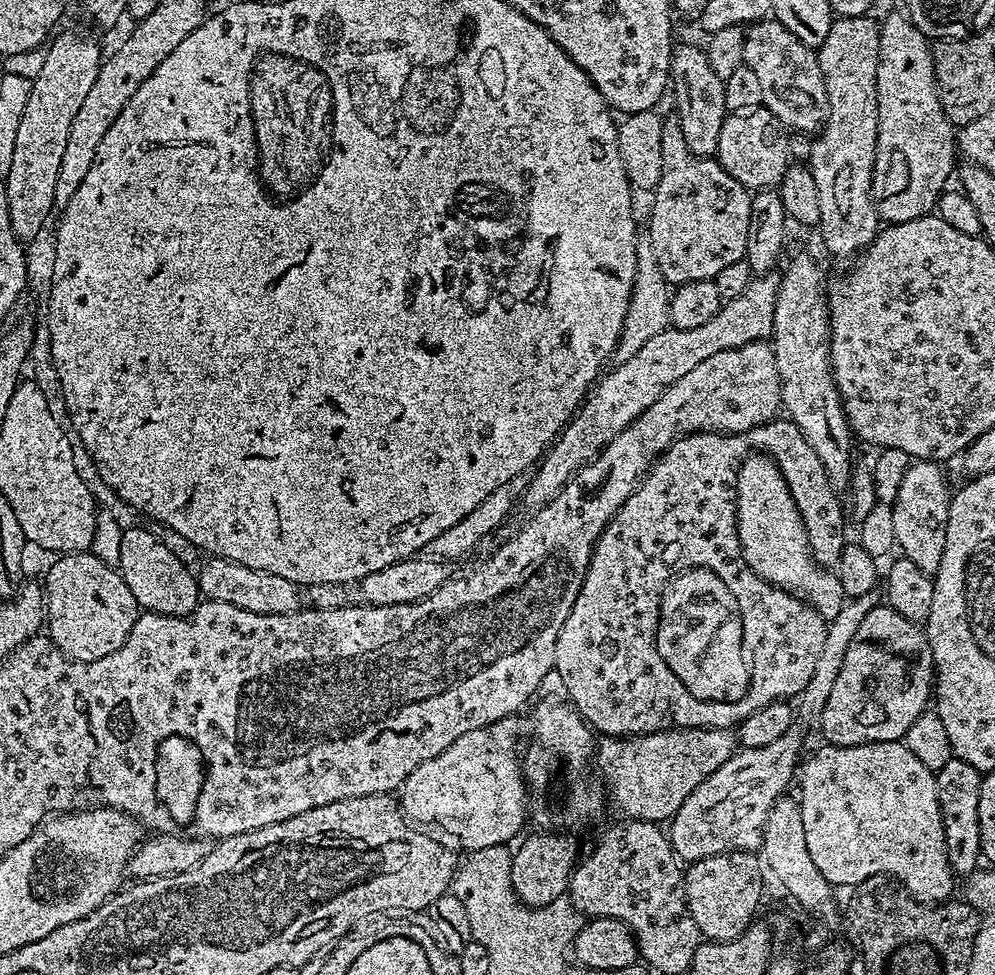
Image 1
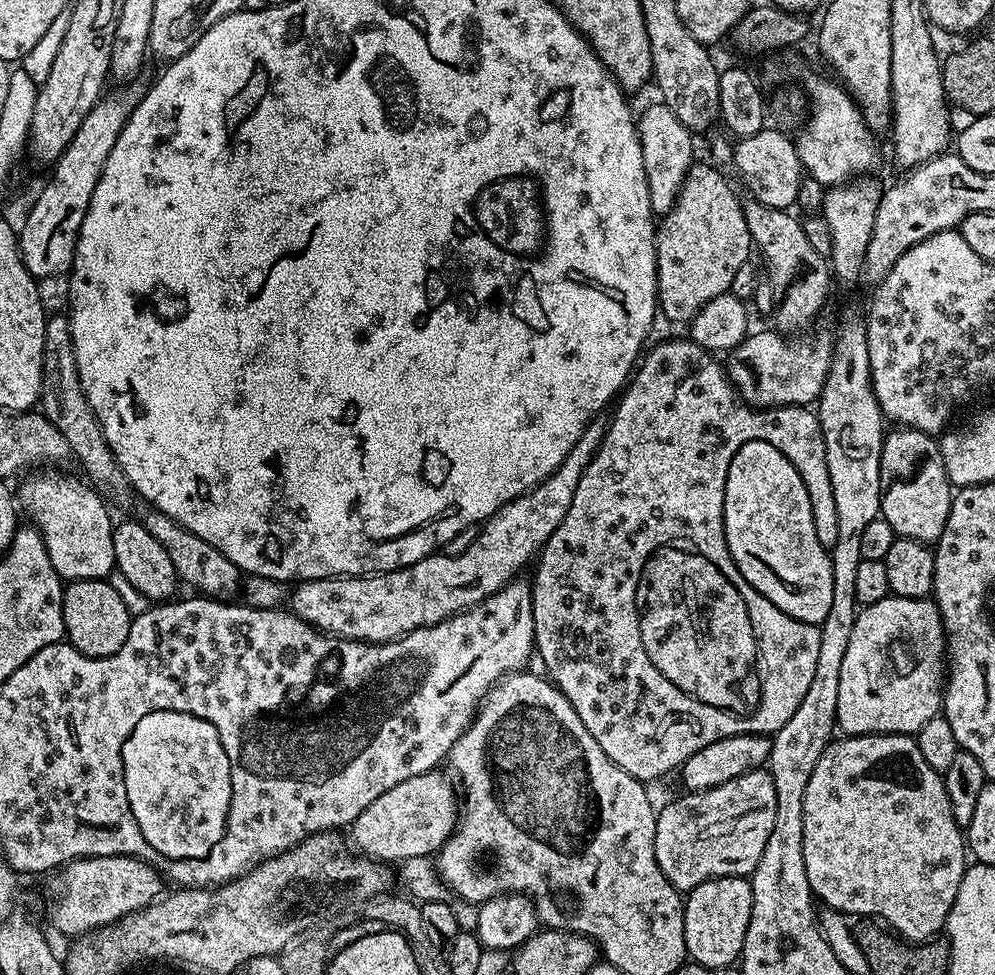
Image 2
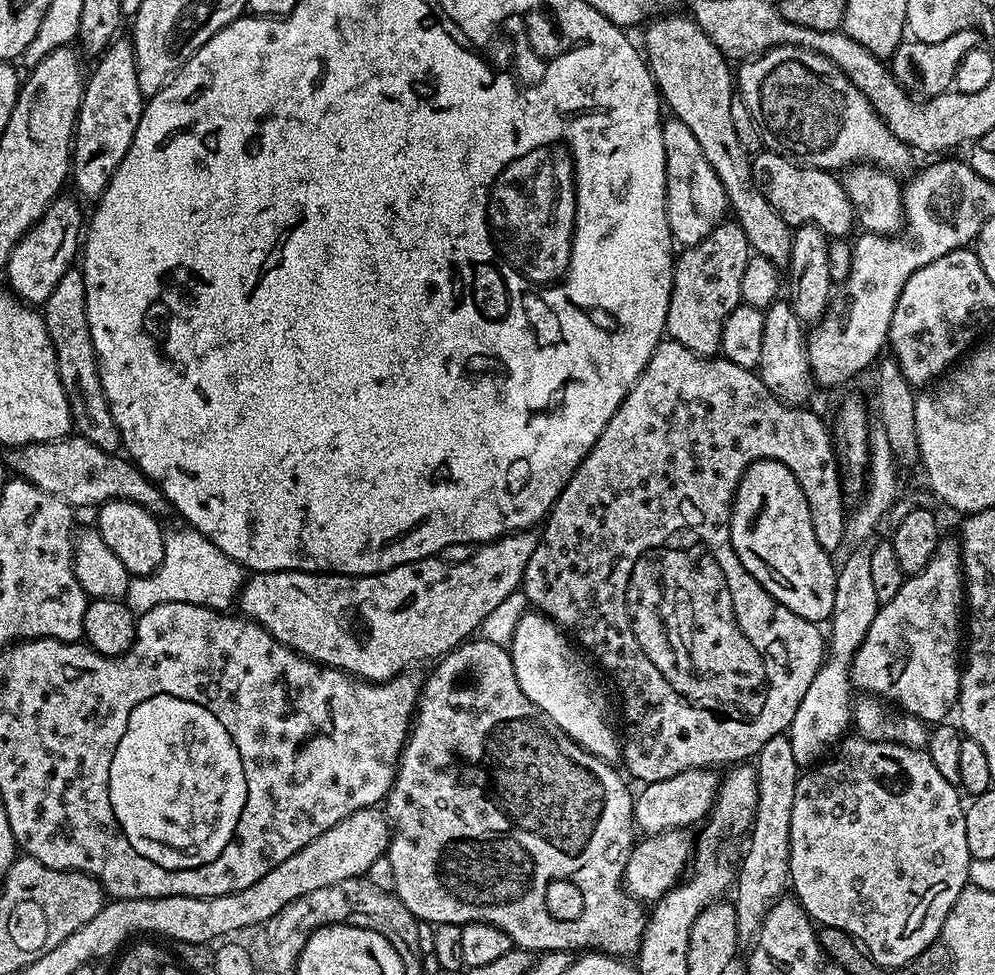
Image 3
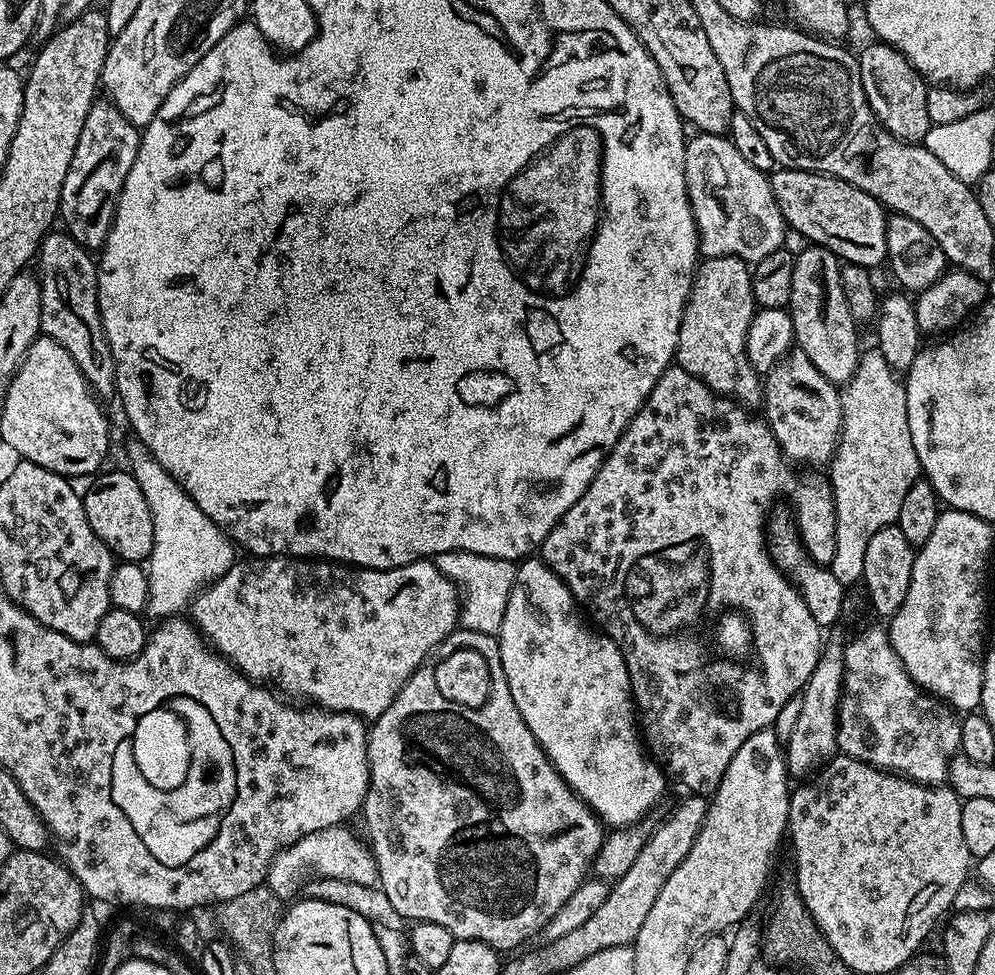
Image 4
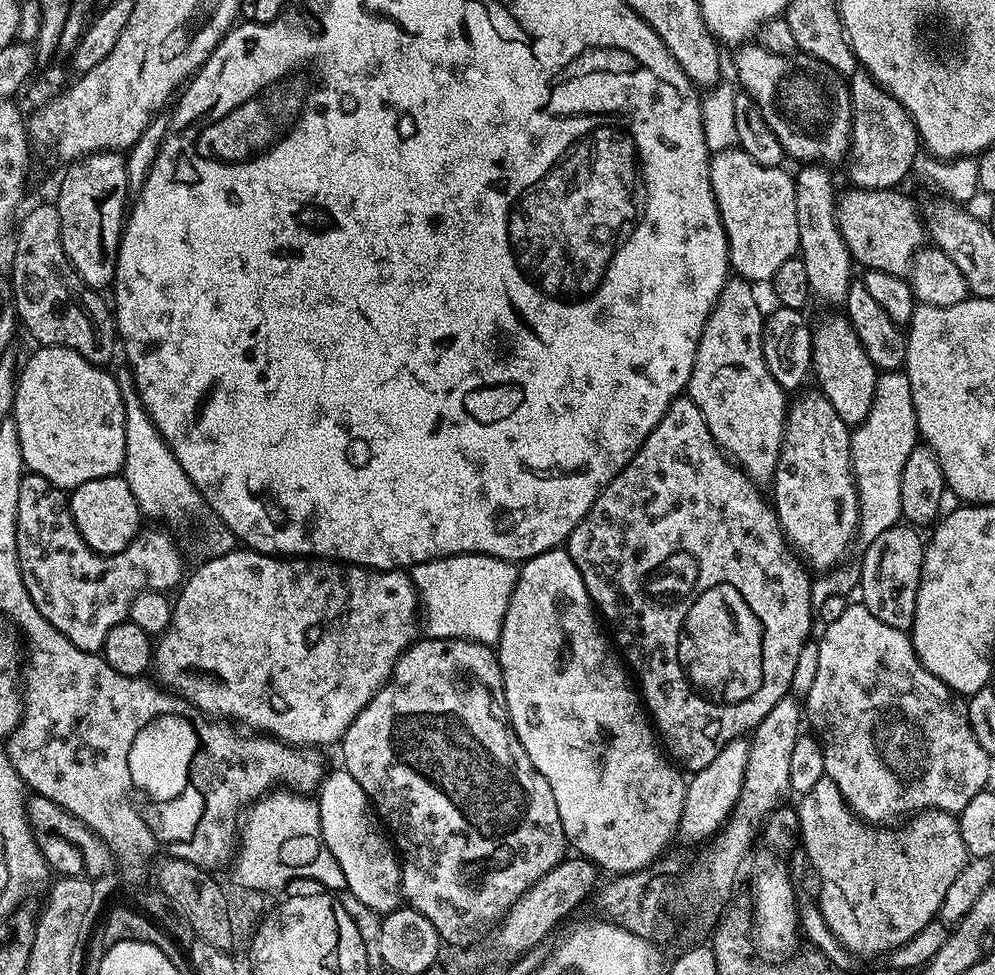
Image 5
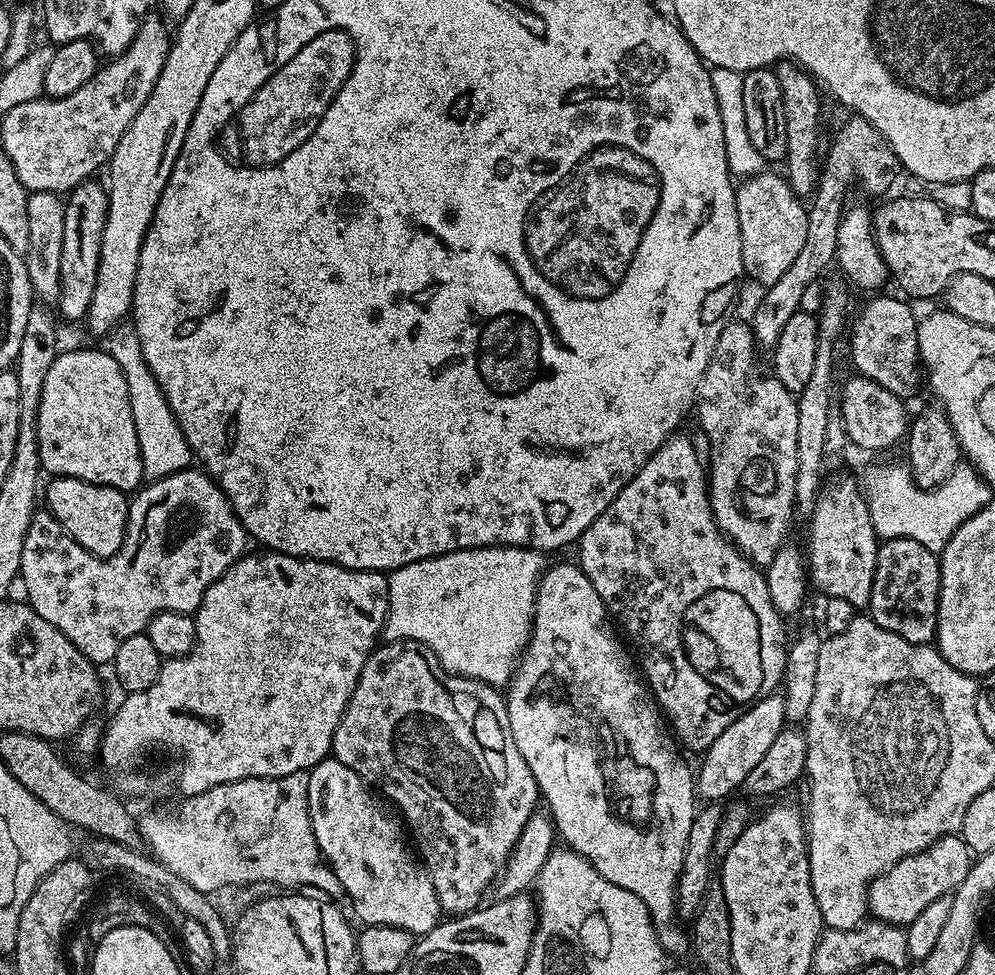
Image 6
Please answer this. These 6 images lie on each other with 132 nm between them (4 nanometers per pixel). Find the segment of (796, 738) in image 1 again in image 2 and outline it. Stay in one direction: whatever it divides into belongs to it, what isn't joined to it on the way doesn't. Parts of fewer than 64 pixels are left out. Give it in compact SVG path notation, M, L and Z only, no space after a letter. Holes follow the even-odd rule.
M758 767L740 777L722 782L720 786L707 788L701 792L685 791L683 795L677 800L670 801L664 809L661 807L656 813L654 858L662 874L666 874L668 881L684 894L710 878L751 877L758 866L758 858L762 858L762 850L766 850L770 830L774 830L774 806L778 806L778 798L774 796L772 775L763 767Z

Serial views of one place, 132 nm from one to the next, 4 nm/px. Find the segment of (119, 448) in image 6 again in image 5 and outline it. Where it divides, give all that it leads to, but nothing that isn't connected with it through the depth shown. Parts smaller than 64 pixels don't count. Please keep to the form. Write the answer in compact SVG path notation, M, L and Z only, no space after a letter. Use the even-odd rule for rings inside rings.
M57 344L40 346L35 350L37 352L25 364L23 361L22 367L19 369L16 382L16 397L12 403L12 412L10 415L10 418L18 426L18 442L22 450L25 469L31 475L46 478L54 487L65 490L82 486L82 482L90 482L94 478L106 478L107 476L117 475L123 469L124 459L126 458L126 410L124 409L122 394L120 393L120 387L115 375L111 371L108 373L109 369L107 367L91 364L86 358L82 358L82 354L78 354L74 350L63 348Z

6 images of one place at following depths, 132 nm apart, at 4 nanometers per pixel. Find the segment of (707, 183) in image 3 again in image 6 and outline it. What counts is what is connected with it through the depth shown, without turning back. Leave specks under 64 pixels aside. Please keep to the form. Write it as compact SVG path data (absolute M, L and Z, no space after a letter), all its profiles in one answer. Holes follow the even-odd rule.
M765 170L758 176L739 181L736 188L738 226L742 234L742 262L747 279L757 280L760 286L778 282L786 270L802 254L806 242L808 210L805 201L794 194L783 175L771 176Z

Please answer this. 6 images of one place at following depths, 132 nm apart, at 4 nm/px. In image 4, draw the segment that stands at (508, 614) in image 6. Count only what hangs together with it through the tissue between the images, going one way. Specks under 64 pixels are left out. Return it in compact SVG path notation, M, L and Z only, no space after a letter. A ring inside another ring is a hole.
M445 554L439 557L438 567L445 572L457 589L462 590L459 623L467 631L496 636L502 626L502 614L506 614L506 602L516 581L517 565L510 560L471 554Z

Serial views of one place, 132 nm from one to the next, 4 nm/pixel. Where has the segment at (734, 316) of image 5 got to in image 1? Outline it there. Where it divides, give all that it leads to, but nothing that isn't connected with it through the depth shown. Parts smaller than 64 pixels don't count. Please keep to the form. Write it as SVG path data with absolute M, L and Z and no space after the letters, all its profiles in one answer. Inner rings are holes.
M683 146L671 149L670 160L676 165L665 166L662 178L656 191L651 193L652 217L648 220L646 238L654 250L654 258L658 262L658 270L667 278L669 285L679 286L698 282L699 280L714 280L726 266L744 259L746 250L746 234L750 231L750 202L753 193L742 186L721 166L715 158L696 156Z

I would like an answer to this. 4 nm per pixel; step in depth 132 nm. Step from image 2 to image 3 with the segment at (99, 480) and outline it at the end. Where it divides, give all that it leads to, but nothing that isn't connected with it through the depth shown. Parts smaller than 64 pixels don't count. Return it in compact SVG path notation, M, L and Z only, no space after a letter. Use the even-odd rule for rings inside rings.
M70 270L62 274L58 286L54 286L54 294L50 294L48 301L42 305L42 315L56 351L58 378L70 406L73 429L79 436L86 438L86 442L94 442L94 446L98 446L103 452L119 453L122 448L120 431L110 414L108 399L102 390L100 367L96 361L94 342L90 338L90 322L86 322L83 271Z

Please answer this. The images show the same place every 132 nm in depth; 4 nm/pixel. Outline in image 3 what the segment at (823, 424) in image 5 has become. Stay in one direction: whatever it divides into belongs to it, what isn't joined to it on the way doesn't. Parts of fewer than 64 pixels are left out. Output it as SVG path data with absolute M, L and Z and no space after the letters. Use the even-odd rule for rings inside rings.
M775 302L763 309L764 326L762 334L762 358L758 375L770 390L783 404L804 406L812 396L814 381L812 367L808 357L808 342L805 325L801 324L798 314L794 314L791 303Z

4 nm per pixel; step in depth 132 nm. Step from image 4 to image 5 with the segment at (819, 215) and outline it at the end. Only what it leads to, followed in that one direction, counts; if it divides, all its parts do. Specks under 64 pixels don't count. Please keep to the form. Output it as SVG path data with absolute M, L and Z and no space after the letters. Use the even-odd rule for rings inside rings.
M849 187L848 192L841 191L836 201L836 222L840 228L841 236L851 252L851 258L857 265L865 264L865 269L873 272L885 272L891 276L907 277L912 269L912 259L918 249L926 244L926 225L922 219L921 209L896 188L854 188Z

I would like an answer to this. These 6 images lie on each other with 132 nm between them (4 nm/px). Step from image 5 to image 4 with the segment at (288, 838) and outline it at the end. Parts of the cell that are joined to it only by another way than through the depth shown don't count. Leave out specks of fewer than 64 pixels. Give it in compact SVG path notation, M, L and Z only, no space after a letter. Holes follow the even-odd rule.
M348 826L318 830L314 834L303 836L289 848L283 848L272 860L272 865L268 867L266 887L282 902L287 901L287 896L295 897L305 881L317 876L342 878L346 882L354 882L367 888L377 887L380 875L376 869L376 860L371 851L361 844L356 841L355 834Z

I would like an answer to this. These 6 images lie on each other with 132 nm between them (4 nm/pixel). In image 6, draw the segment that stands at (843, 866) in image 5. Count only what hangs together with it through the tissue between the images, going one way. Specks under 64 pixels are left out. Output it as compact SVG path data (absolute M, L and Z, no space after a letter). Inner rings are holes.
M959 835L943 836L924 852L899 860L888 872L883 872L868 885L868 906L871 915L885 924L906 926L938 898L955 892L966 878L974 863L973 853L969 852Z

